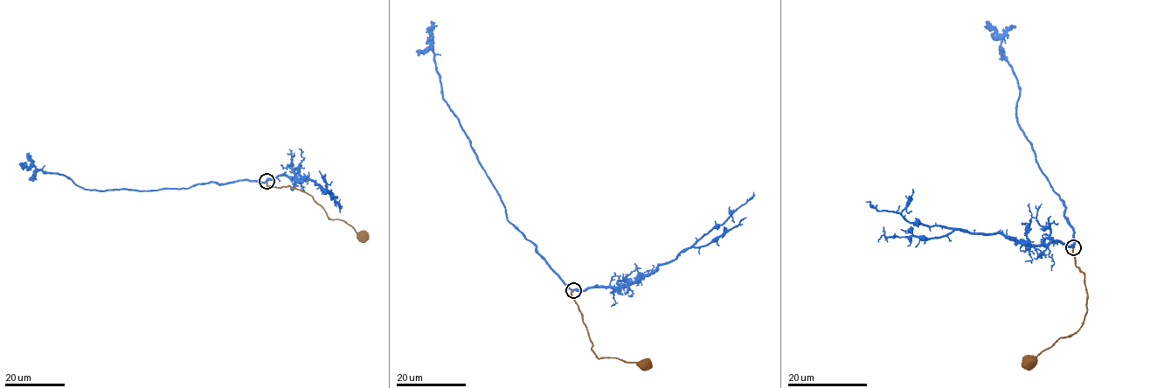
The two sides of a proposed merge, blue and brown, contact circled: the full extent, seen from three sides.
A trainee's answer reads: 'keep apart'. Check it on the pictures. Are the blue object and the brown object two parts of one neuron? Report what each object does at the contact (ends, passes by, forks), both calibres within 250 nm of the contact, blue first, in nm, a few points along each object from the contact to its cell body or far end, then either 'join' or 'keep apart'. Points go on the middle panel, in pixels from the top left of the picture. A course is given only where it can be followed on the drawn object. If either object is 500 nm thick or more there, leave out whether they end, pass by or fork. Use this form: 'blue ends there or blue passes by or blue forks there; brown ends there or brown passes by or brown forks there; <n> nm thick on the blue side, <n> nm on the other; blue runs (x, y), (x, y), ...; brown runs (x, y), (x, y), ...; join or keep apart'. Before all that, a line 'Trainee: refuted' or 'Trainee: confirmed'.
Trainee: refuted
blue passes by; brown ends there; 360 nm thick on the blue side, 260 nm on the other; blue runs (574, 290), (566, 287), (536, 245), (507, 218), (503, 203), (443, 97), (431, 21); brown runs (573, 291), (571, 294), (587, 328), (592, 349), (598, 358), (610, 357), (645, 366); join

